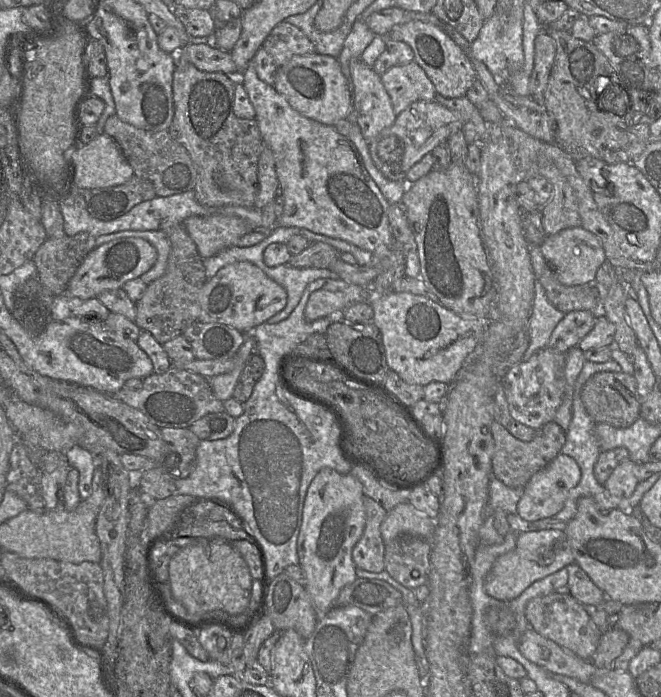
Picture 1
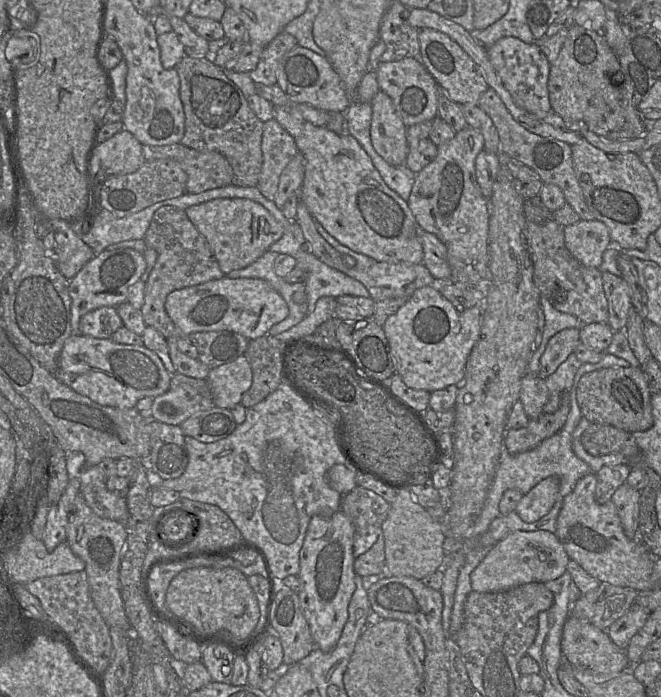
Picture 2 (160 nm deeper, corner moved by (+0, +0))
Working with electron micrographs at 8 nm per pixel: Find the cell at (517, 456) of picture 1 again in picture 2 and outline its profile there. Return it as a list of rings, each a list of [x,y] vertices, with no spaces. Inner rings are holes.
[[[570,391],[563,393],[558,409],[554,413],[542,413],[531,418],[528,424],[520,429],[507,429],[504,435],[504,445],[510,454],[518,454],[531,450],[543,440],[556,434],[565,424],[570,410]]]

